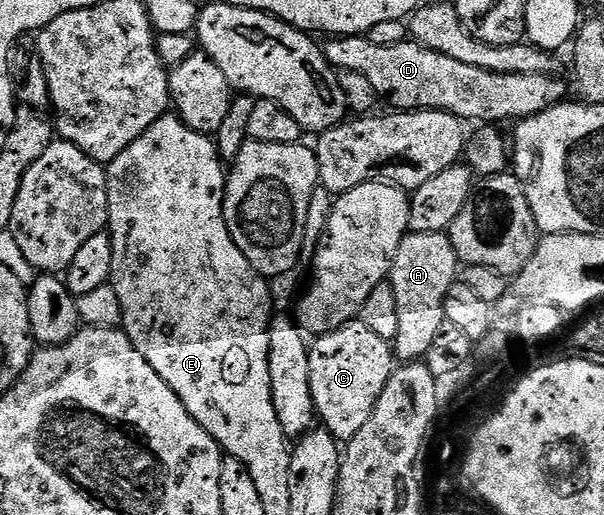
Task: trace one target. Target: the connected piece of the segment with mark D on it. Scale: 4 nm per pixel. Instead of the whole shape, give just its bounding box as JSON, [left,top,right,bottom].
[323,36,566,126]

